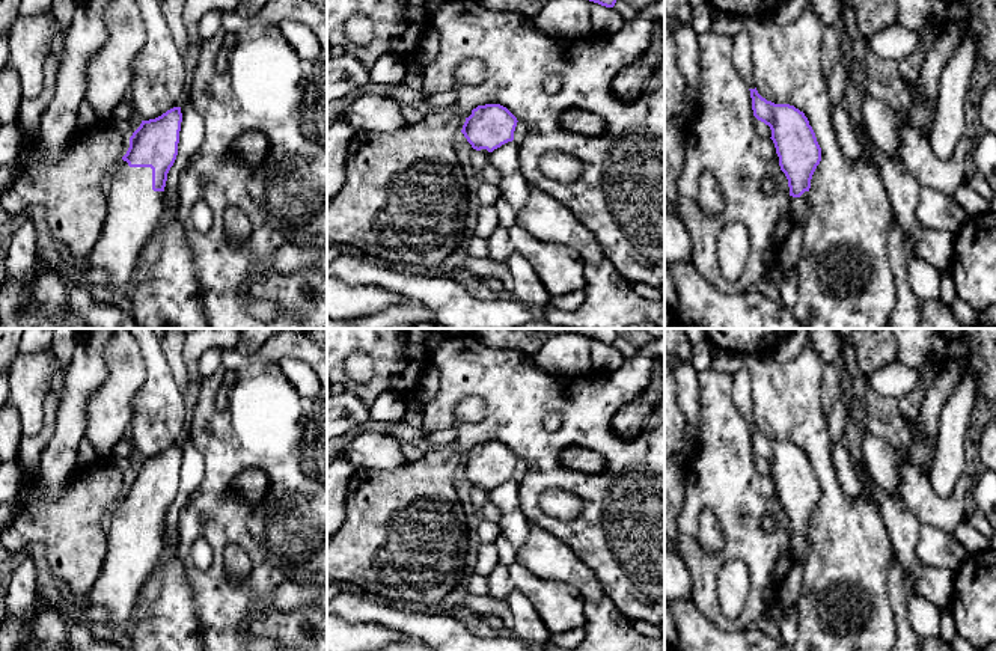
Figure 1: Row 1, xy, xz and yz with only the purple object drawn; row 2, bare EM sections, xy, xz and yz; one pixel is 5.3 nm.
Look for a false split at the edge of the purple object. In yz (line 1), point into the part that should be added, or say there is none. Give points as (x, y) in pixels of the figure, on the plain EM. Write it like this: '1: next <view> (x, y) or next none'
1: next yz (799, 544)

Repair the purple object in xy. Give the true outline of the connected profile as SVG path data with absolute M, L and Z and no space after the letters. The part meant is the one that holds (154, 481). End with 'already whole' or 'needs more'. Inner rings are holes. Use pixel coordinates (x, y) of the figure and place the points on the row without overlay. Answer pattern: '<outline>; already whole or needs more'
M181 445L142 458L115 506L105 561L86 594L95 606L110 610L107 622L112 625L134 616L142 588L158 565L167 511L178 493L181 460Z; needs more

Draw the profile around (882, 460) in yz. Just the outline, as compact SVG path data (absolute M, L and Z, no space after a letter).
M869 431L862 434L860 446L872 481L891 496L901 497L900 469L909 457L907 448L892 446Z

